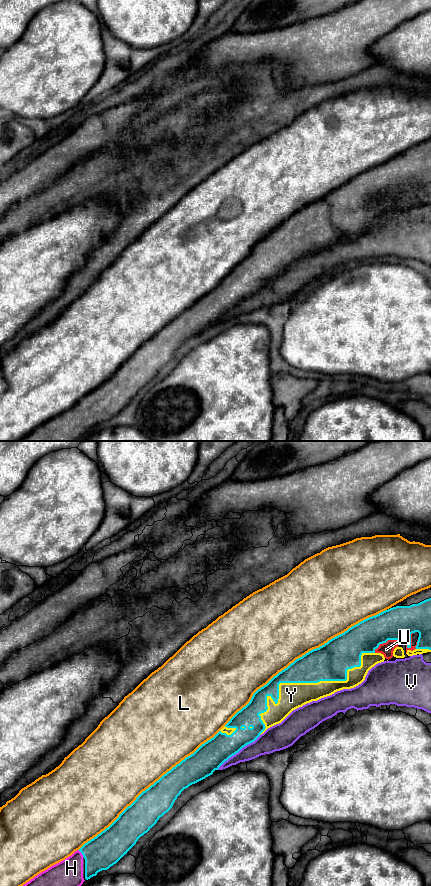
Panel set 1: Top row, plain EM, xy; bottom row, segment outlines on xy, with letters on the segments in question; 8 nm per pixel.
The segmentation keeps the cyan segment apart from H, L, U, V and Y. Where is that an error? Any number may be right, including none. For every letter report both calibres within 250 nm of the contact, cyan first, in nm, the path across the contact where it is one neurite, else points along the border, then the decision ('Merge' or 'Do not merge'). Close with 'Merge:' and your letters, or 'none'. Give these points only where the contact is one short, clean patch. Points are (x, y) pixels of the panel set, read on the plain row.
H: Thickness 280 nm (cyan) against 260 nm. Merge
L: Thickness 300 nm (cyan) against 500 nm. Do not merge
U: Thickness 260 nm (cyan) against 100 nm. Do not merge
V: Thickness 220 nm (cyan) against 170 nm. Do not merge
Y: Thickness 280 nm (cyan) against 200 nm. Merge
Merge: H, Y

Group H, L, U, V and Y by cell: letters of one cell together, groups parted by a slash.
H Y / L / U / V

